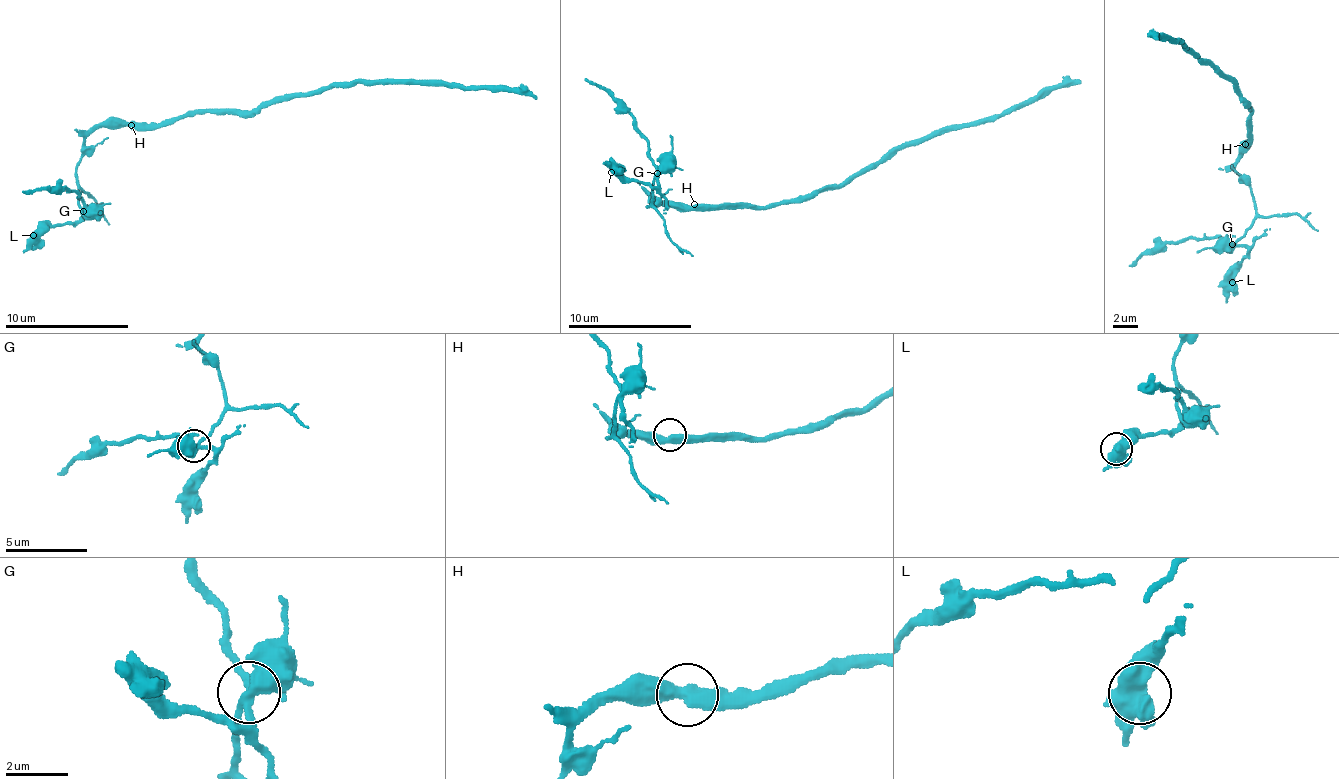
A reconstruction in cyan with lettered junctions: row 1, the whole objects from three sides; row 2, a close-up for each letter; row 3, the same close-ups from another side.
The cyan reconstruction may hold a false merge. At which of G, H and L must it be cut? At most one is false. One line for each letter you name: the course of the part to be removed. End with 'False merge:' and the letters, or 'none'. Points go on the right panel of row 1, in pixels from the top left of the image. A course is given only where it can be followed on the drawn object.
G: Course of the part to remove: (1232, 245), (1216, 237), (1178, 239), (1143, 253), (1127, 267)
False merge: G

